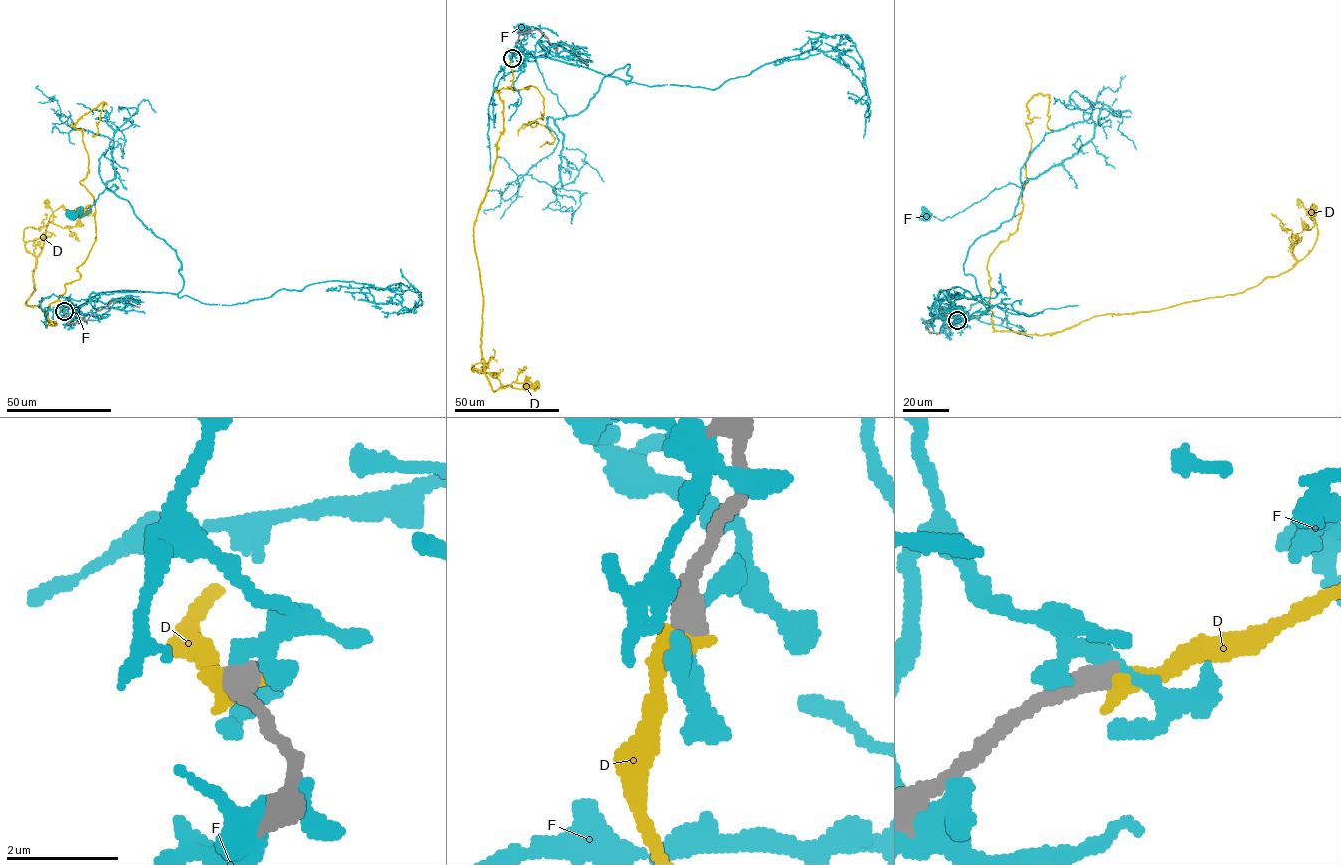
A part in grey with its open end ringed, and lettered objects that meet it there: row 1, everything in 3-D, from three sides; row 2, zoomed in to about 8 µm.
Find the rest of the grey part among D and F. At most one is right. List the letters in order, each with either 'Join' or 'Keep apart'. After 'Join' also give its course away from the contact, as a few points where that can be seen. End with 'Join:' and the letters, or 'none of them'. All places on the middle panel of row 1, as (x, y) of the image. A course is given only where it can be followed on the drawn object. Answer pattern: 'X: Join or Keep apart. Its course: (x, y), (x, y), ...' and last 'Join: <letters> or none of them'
D: Keep apart
F: Keep apart
Join: none of them

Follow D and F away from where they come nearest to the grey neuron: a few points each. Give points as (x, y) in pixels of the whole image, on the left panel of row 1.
D: (63, 312), (50, 304), (51, 325), (26, 302), (50, 216), (62, 207), (79, 213)
F: (63, 312), (66, 299), (176, 294), (183, 285), (176, 252), (115, 185), (72, 215)

